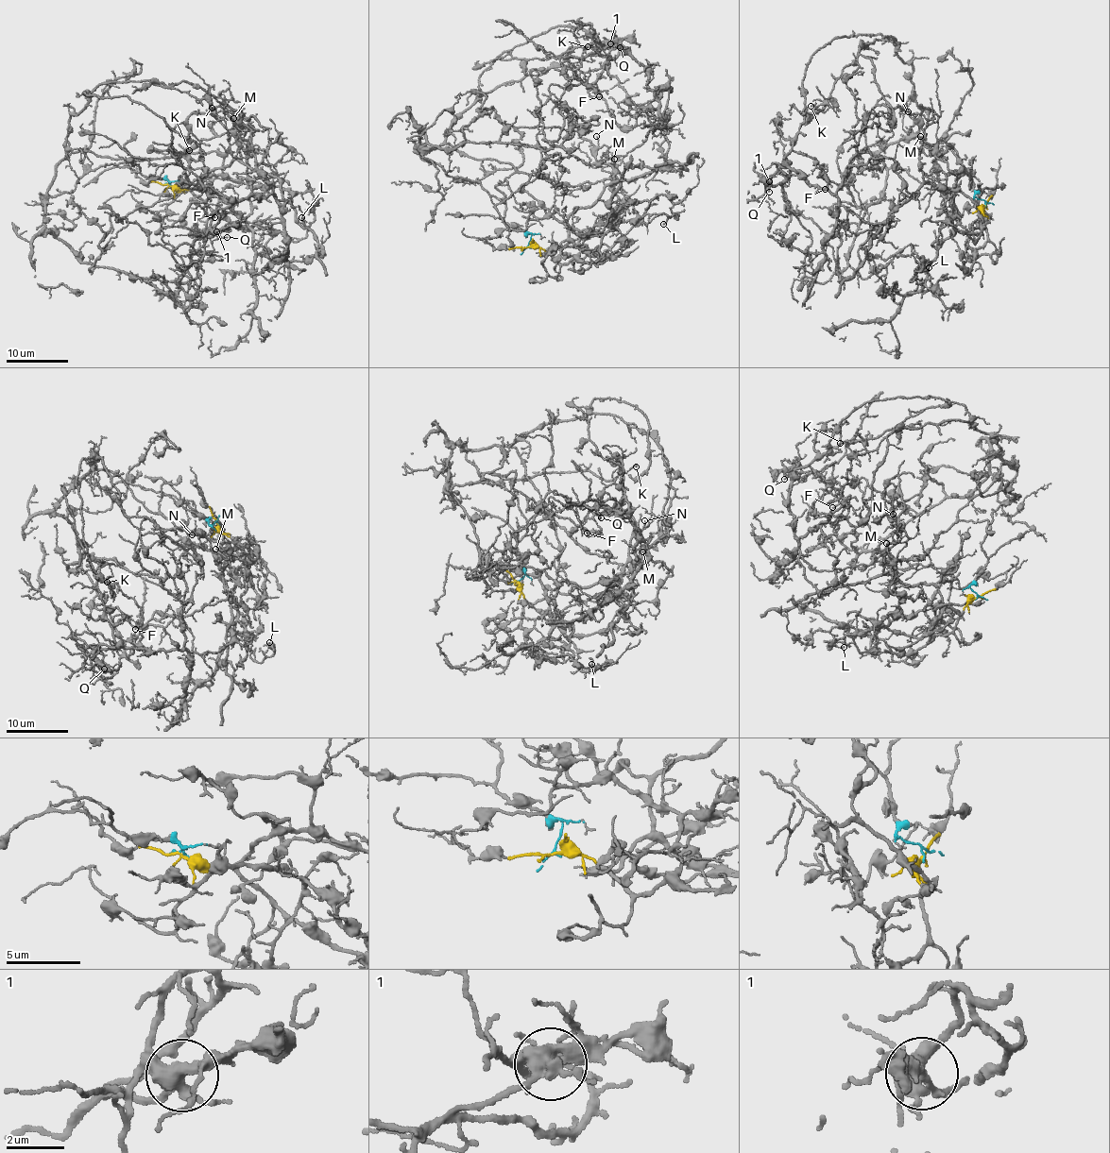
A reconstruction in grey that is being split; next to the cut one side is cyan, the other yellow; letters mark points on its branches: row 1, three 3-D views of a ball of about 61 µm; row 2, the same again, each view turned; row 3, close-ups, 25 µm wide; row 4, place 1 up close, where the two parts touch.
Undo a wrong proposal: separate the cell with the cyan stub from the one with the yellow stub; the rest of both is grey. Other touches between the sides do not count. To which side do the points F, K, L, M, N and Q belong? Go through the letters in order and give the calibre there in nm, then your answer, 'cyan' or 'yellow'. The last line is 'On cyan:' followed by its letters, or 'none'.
F: 110 nm | yellow
K: 110 nm | yellow
L: 110 nm | yellow
M: 110 nm | yellow
N: 120 nm | yellow
Q: 150 nm | yellow
On cyan: none

